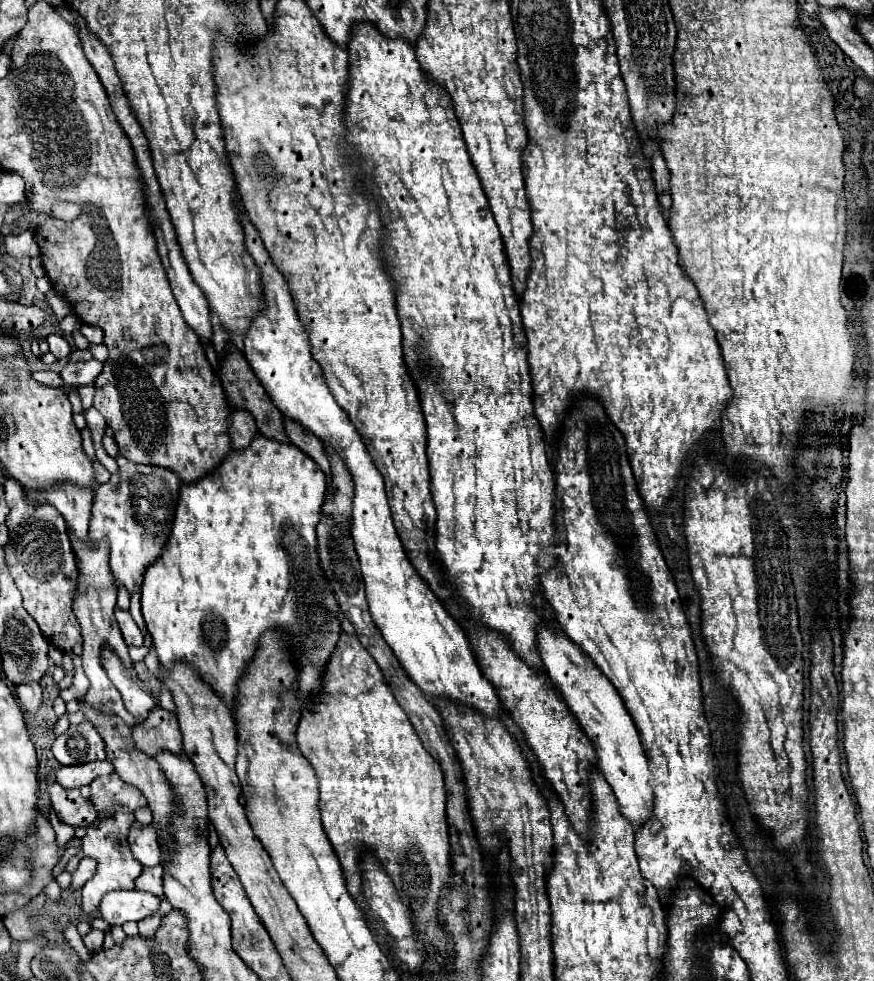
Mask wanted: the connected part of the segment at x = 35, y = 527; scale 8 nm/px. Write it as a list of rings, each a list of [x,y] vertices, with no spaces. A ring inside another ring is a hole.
[[[7,478],[5,482],[5,498],[11,508],[5,520],[5,524],[9,526],[9,542],[3,546],[5,560],[19,592],[23,594],[23,608],[39,624],[43,636],[53,646],[72,655],[75,668],[73,684],[59,693],[59,697],[69,702],[84,696],[90,683],[82,668],[81,657],[72,653],[73,646],[81,644],[81,626],[71,610],[71,598],[77,584],[77,566],[65,530],[65,520],[61,518],[61,514],[57,514],[57,510],[53,510],[53,506],[29,504],[21,490],[21,484],[13,478]]]

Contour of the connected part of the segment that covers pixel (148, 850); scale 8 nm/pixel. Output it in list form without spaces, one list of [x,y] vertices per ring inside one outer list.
[[[133,822],[133,826],[129,828],[129,846],[131,846],[133,856],[143,866],[159,864],[161,846],[157,842],[157,832],[153,826],[141,826],[139,822]]]

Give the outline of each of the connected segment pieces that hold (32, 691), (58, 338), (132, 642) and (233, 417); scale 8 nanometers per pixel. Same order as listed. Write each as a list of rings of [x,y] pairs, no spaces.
[[[39,684],[17,686],[17,700],[19,700],[25,716],[35,716],[37,708],[41,704],[41,686]]]
[[[49,334],[47,336],[47,342],[49,342],[49,352],[61,360],[61,358],[67,358],[71,354],[71,348],[67,344],[67,340],[61,336],[61,334]]]
[[[115,608],[115,620],[117,620],[119,628],[121,628],[121,634],[123,634],[127,646],[143,646],[143,634],[137,628],[135,620],[131,618],[131,614],[127,610]]]
[[[235,408],[229,414],[229,438],[231,438],[231,446],[235,450],[241,450],[241,448],[249,446],[249,442],[253,440],[255,434],[257,434],[257,426],[255,426],[253,416],[249,416],[247,410]]]

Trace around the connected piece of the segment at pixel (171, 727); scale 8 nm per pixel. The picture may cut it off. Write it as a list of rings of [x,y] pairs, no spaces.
[[[163,708],[153,710],[145,724],[133,728],[133,740],[135,740],[135,746],[149,756],[155,756],[163,748],[173,754],[183,752],[177,716],[175,712],[169,712]]]

